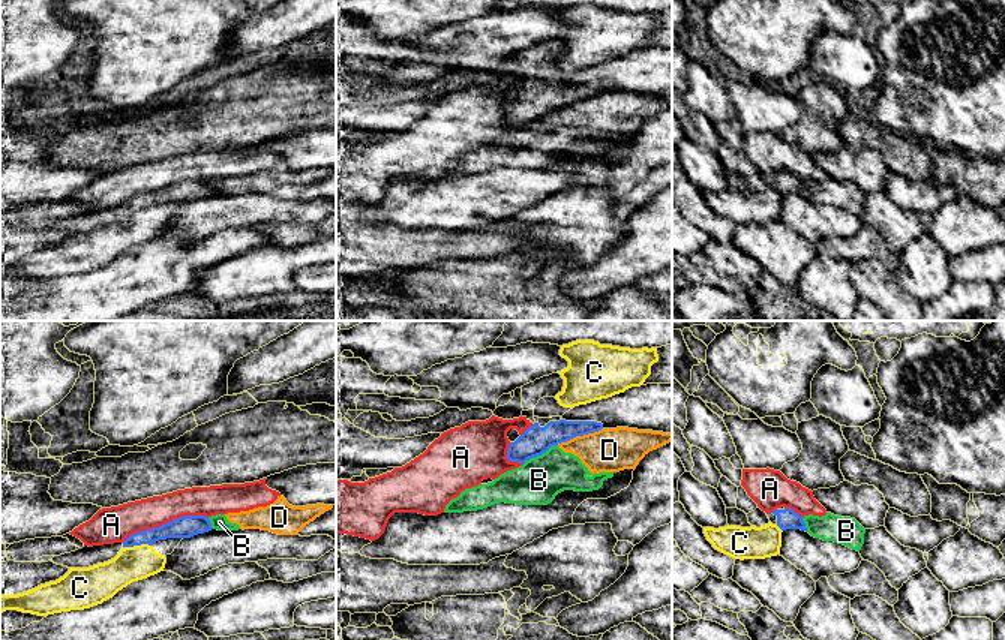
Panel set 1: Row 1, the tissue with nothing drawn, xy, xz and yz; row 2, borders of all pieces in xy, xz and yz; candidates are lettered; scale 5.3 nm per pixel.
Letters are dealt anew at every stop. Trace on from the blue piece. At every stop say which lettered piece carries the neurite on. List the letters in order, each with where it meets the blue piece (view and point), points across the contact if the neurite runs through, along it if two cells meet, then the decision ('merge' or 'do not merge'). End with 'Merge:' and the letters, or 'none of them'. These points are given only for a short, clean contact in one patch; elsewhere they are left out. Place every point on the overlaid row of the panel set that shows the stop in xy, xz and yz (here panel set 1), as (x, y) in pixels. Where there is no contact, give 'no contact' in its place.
A: contact xy (165, 523); do not merge
B: contact xz (540, 454); do not merge
C: contact xy (138, 544); do not merge
D: contact xz (579, 435); border xz (602, 427), (557, 444); do not merge
Merge: none of them

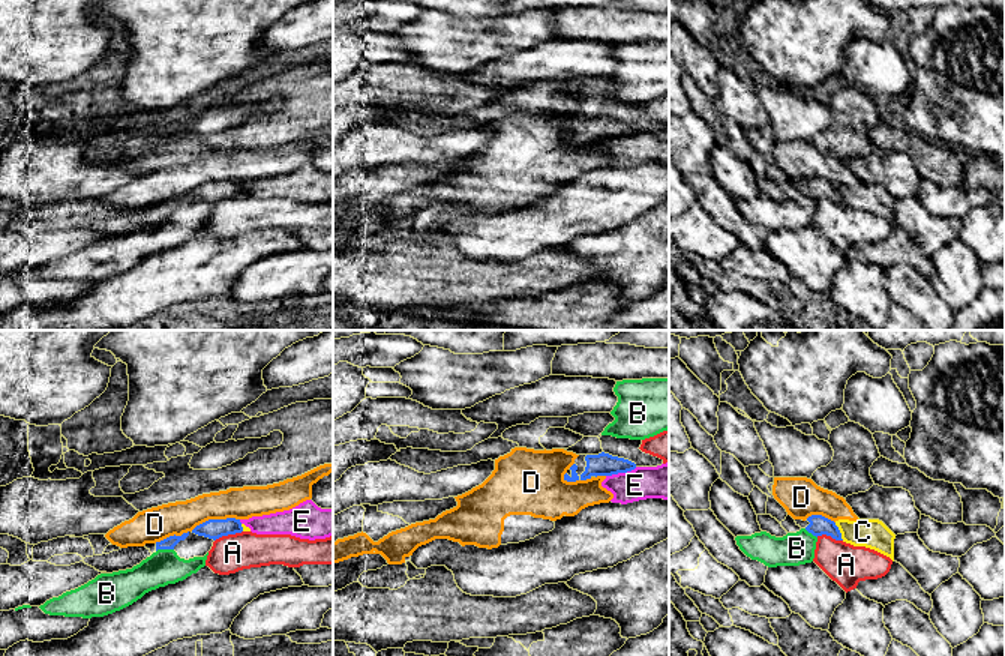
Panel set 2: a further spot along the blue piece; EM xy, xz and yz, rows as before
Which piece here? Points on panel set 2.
A: contact xy (228, 533); do not merge
B: contact xy (164, 548); do not merge
C: contact yz (839, 532); do not merge
D: contact xy (215, 520); do not merge
E: contact xz (621, 472); border xz (636, 467), (606, 476); do not merge
Merge: none of them

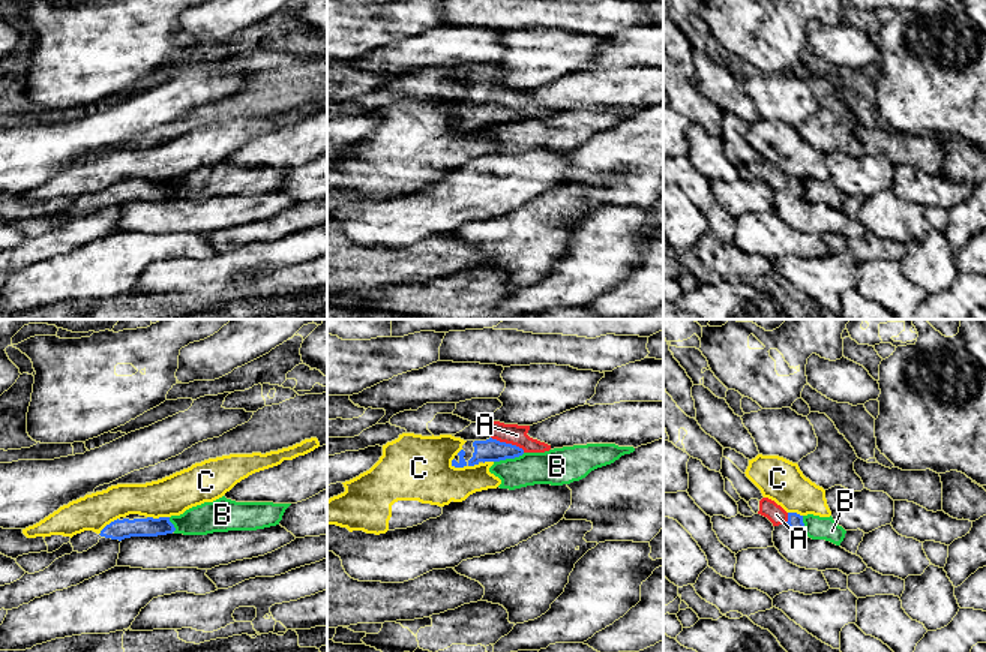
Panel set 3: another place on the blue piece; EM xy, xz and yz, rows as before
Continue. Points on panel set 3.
A: contact xz (508, 444); way xz (491, 450), (508, 444), (517, 435); merge
B: contact xz (509, 457); border xz (524, 453), (494, 462); do not merge
C: contact xy (159, 517); do not merge
Merge: A

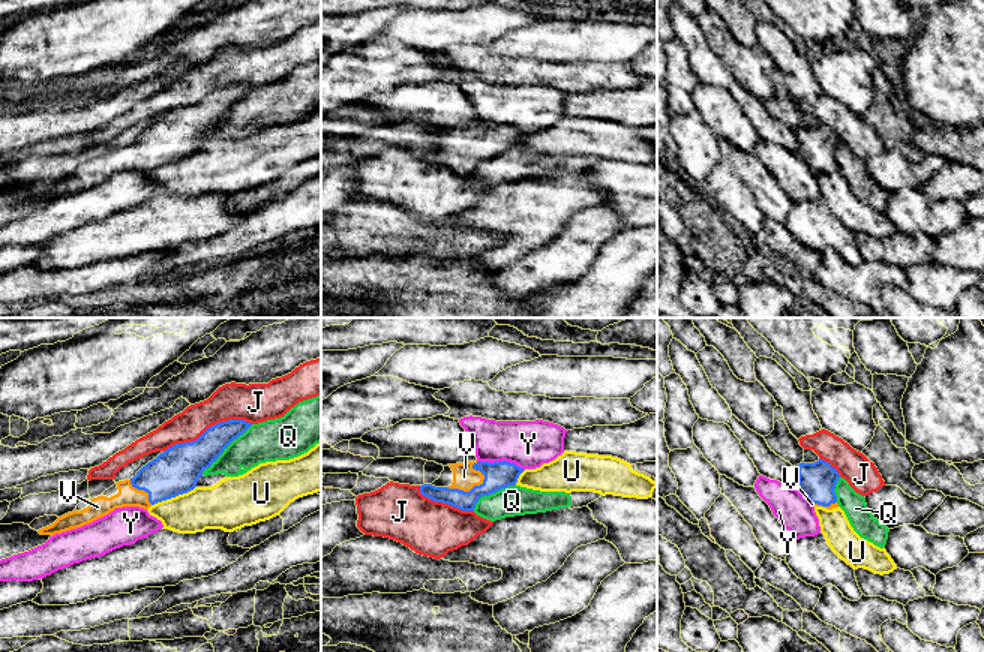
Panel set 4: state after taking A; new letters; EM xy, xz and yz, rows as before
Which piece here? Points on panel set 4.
J: contact xy (209, 427); do not merge
Q: contact xy (225, 447); do not merge
U: contact xy (173, 496); do not merge
V: contact xz (476, 486); merge
Y: contact xz (501, 462); do not merge
Merge: V

